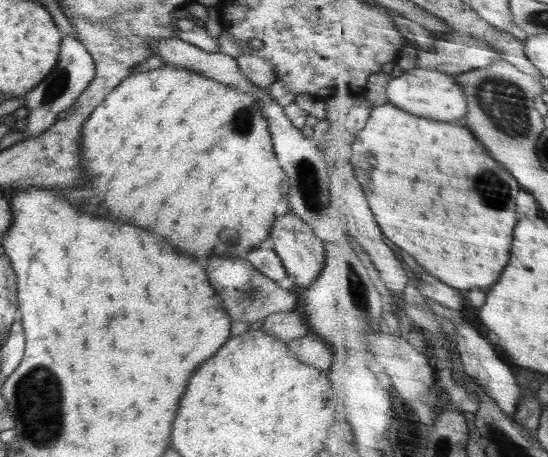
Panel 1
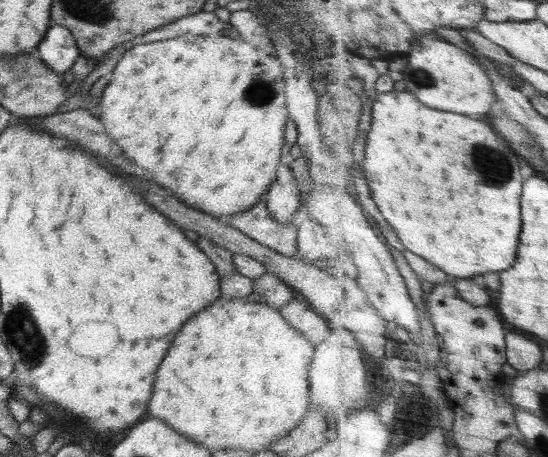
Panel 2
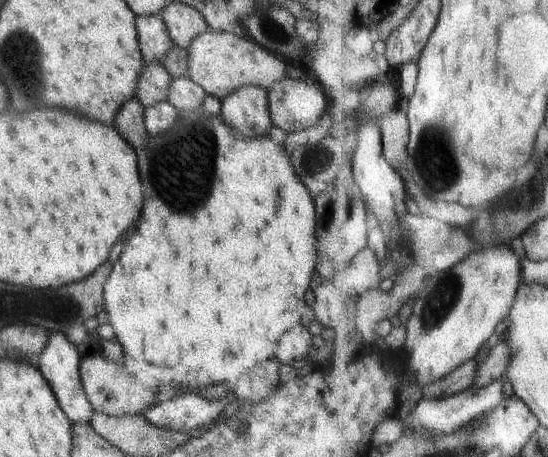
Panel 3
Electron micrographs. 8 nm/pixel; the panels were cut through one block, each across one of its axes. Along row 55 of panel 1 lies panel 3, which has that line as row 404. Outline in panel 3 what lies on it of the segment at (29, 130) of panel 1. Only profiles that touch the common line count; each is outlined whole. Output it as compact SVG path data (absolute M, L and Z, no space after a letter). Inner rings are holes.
M50 331L48 342L46 342L44 350L40 352L40 356L36 360L37 369L52 389L60 408L64 411L71 425L89 424L90 418L95 413L90 400L88 400L88 396L84 392L82 382L80 382L80 354L76 347L63 332Z

